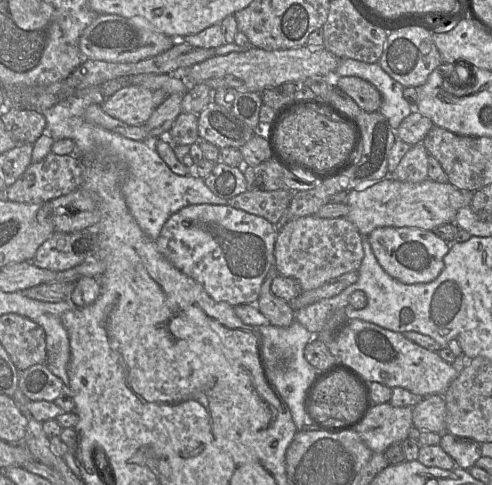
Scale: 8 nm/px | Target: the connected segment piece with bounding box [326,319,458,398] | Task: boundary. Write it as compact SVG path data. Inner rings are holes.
M360 319L347 321L326 345L338 364L350 369L366 387L369 383L379 382L390 388L404 388L425 398L443 395L458 375L452 364L443 360L437 352L423 348L401 332Z

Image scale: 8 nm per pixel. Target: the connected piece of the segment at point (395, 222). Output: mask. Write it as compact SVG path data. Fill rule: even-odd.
M388 176L360 189L349 191L347 197L349 212L346 218L355 225L361 235L367 237L374 229L379 227L415 227L433 231L443 224L454 223L458 210L470 205L472 194L473 192L457 189L449 182L438 183L428 178L419 183L410 183Z

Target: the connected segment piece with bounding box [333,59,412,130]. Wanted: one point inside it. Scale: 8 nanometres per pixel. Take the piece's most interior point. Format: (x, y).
(394, 107)

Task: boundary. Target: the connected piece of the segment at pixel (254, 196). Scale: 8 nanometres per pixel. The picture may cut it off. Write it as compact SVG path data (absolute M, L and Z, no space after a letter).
M286 188L274 191L246 191L229 199L227 205L260 216L275 225L288 209L291 198L292 192Z

